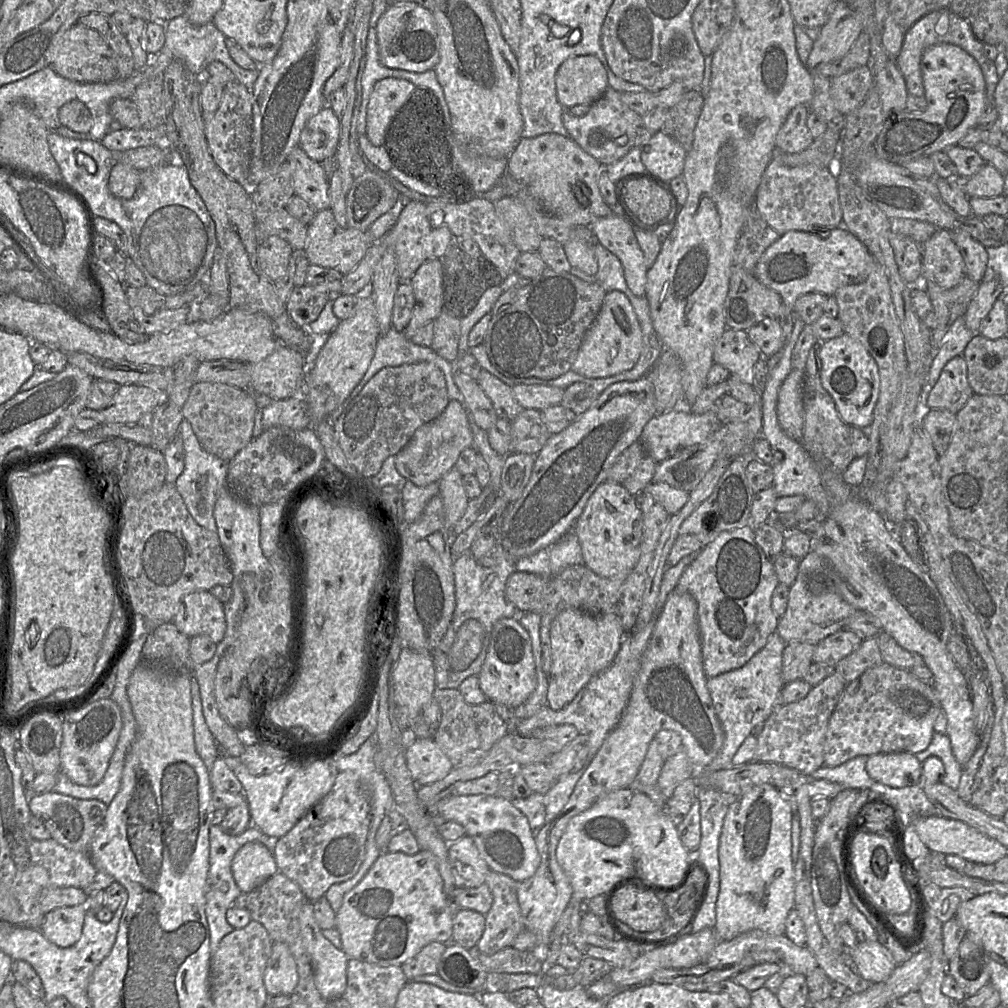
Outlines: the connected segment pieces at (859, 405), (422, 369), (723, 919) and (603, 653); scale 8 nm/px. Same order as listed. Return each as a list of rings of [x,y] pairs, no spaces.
[[[846,333],[819,343],[822,363],[819,377],[823,388],[832,397],[840,417],[850,427],[862,429],[871,425],[880,391],[875,360],[858,340]]]
[[[432,363],[382,368],[335,422],[338,443],[359,476],[370,479],[378,474],[389,456],[395,456],[405,447],[420,426],[436,419],[449,401],[445,377]]]
[[[775,786],[752,787],[729,805],[719,840],[720,887],[716,902],[714,930],[718,941],[760,930],[771,935],[785,934],[786,919],[794,909],[795,879],[792,861],[791,826],[793,805]]]
[[[574,608],[560,612],[550,627],[551,670],[547,692],[548,706],[555,711],[561,710],[595,675],[609,667],[625,634],[620,618],[615,614],[595,616]]]

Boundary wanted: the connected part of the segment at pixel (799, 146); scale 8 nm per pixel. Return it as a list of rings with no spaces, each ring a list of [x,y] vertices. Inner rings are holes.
[[[797,105],[788,114],[775,137],[775,147],[787,152],[798,153],[813,142],[807,127],[808,105]]]

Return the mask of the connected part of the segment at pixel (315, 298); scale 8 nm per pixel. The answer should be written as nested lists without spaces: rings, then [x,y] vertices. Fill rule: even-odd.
[[[295,286],[286,309],[295,325],[309,331],[309,324],[319,317],[328,300],[329,294],[318,291],[315,286]]]

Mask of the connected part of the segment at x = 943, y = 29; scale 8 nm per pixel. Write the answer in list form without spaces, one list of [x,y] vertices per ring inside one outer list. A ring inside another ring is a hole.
[[[948,7],[929,11],[918,19],[904,34],[903,44],[899,54],[895,58],[909,94],[924,96],[924,86],[921,73],[921,58],[928,47],[938,43],[954,44],[969,53],[979,64],[986,83],[986,110],[994,106],[994,93],[999,76],[997,75],[995,63],[984,54],[984,43],[981,42],[972,31],[971,25],[963,17],[951,11]]]

